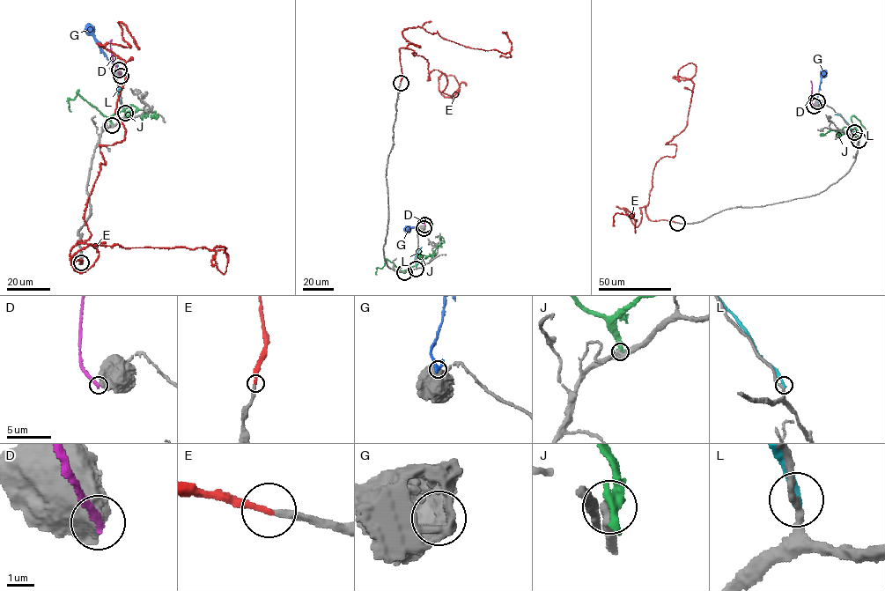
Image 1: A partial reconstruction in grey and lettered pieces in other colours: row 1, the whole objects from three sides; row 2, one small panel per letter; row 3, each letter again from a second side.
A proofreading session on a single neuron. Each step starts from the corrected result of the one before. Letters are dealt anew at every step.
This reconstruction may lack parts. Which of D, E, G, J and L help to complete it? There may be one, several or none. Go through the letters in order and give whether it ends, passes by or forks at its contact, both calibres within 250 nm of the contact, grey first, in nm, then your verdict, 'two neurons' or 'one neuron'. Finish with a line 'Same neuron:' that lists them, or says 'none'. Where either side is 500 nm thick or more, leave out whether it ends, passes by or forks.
D: 700/300 nm | two neurons
E: it ends | 240/240 nm | one neuron
G: 750/240 nm | two neurons
J: 320/550 nm | two neurons
L: it ends | 240/280 nm | two neurons
Same neuron: E

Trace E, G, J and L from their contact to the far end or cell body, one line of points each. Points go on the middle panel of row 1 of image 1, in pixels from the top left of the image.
E: (400, 83), (406, 48), (426, 59), (427, 80), (446, 77), (444, 97), (443, 74), (453, 99), (466, 84)
G: (424, 228), (413, 226), (406, 231)
J: (404, 272), (431, 255), (444, 242), (442, 237), (441, 240)
L: (416, 269), (416, 254), (422, 247)

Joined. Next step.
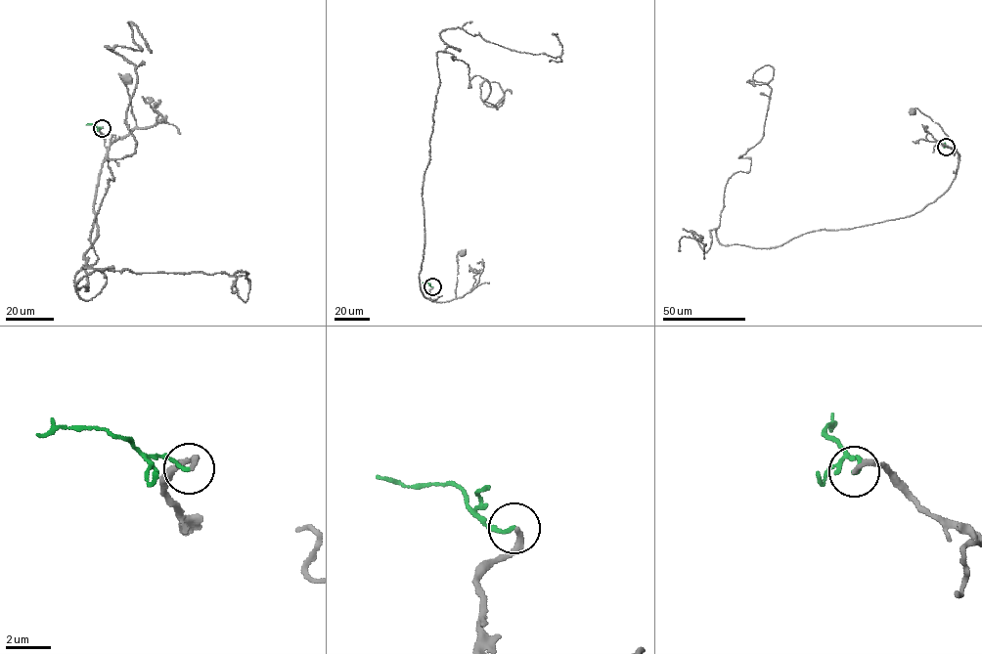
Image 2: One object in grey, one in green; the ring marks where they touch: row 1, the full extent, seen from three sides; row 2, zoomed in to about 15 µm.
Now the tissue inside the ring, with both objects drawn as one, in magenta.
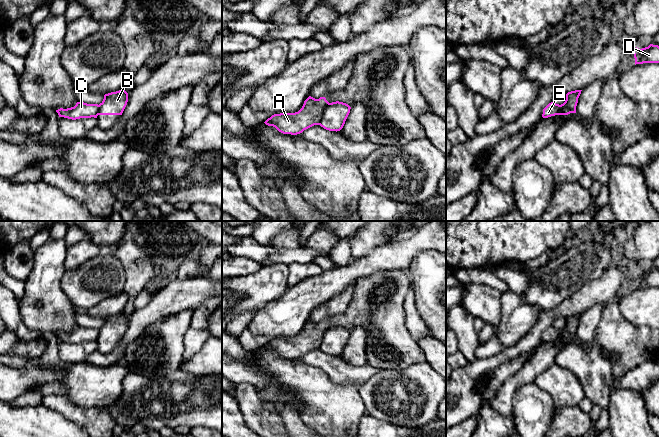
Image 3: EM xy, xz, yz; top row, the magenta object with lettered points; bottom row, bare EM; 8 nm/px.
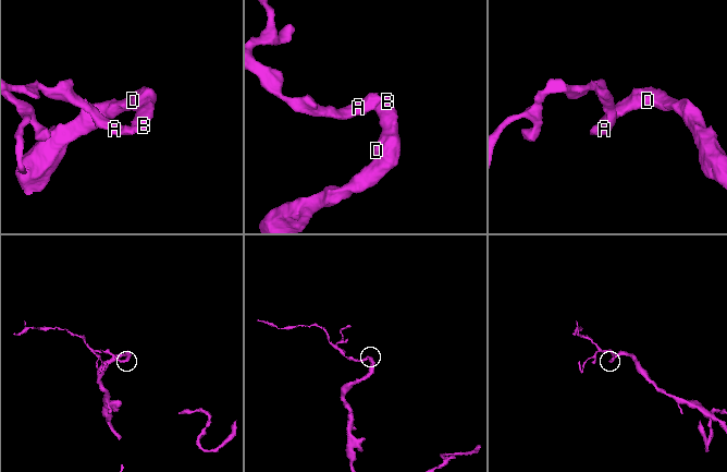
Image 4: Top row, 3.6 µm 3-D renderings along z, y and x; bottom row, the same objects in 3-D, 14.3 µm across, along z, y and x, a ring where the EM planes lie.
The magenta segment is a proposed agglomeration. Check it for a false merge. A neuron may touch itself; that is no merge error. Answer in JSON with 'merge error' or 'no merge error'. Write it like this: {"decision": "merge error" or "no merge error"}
{"decision": "merge error"}

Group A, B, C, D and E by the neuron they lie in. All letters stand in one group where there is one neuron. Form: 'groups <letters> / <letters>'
groups A C E / B D

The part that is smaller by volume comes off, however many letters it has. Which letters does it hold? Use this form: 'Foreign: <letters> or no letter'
Foreign: A, C, E

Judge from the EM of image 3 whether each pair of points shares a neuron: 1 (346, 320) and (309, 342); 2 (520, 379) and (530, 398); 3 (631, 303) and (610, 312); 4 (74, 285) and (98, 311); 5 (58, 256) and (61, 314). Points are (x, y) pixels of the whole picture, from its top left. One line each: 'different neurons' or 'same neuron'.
1: same neuron
2: different neurons
3: different neurons
4: different neurons
5: same neuron

